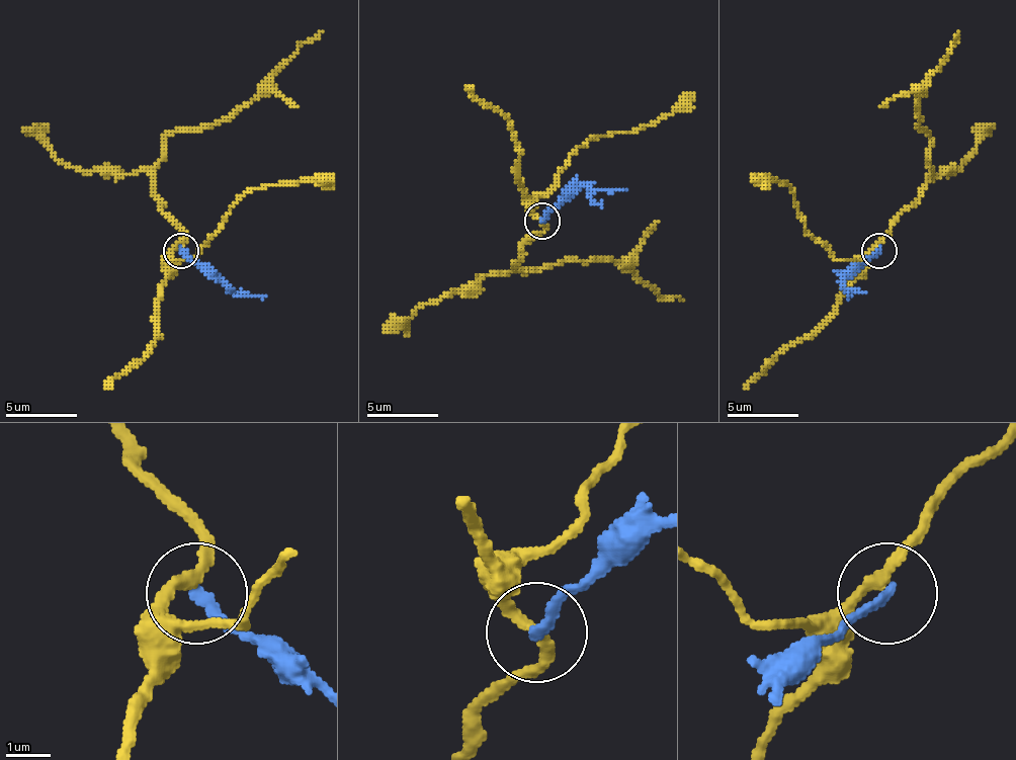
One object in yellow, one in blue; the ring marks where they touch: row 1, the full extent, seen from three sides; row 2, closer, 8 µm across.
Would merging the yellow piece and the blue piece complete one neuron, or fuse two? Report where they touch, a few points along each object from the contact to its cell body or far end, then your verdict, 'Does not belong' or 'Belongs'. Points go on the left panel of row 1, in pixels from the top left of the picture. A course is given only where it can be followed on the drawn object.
Place: (181, 250). Course of yellow: (180, 249), (183, 232), (155, 195), (155, 171), (162, 142), (176, 132), (230, 120), (302, 46), (323, 31). Course of blue: (180, 249), (234, 296), (265, 296). Does not belong

